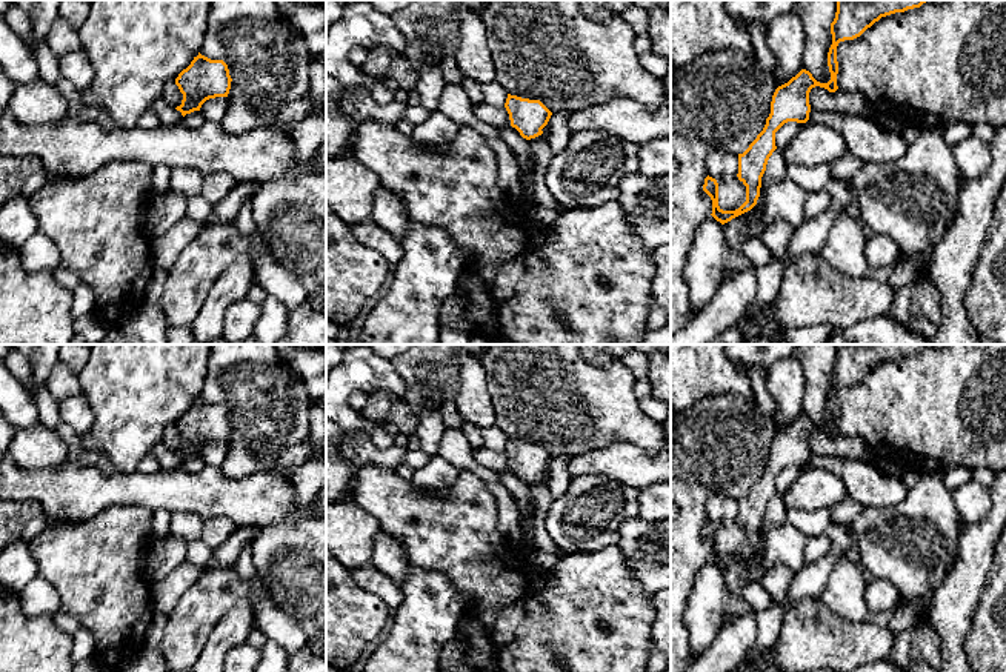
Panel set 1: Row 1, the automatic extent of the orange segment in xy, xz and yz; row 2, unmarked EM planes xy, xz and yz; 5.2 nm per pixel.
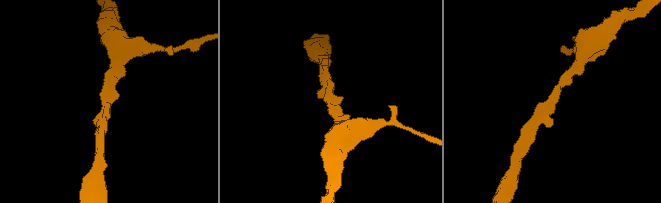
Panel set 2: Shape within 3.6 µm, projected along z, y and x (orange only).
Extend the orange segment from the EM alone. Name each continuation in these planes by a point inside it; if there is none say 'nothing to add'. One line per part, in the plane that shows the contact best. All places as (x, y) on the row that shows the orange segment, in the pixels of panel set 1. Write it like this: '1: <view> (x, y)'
nothing to add

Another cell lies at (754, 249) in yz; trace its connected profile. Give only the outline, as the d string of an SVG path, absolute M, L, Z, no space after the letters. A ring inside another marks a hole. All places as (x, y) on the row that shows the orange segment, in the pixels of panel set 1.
M760 238L745 240L741 245L741 254L749 260L752 269L751 274L757 275L757 271L772 260L772 254Z

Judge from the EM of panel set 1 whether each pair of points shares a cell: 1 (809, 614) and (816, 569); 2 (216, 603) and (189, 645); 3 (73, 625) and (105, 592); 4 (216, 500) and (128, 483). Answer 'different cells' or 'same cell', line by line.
1: different cells
2: same cell
3: different cells
4: same cell

